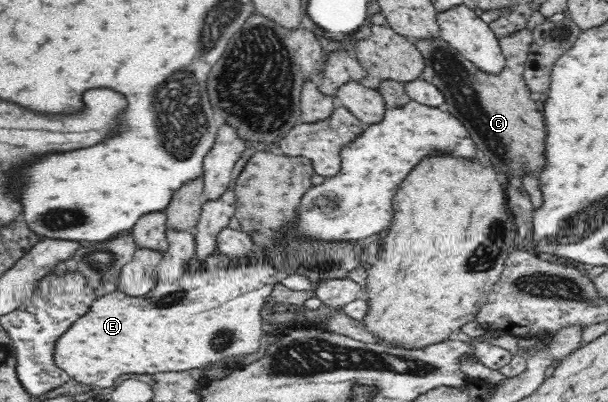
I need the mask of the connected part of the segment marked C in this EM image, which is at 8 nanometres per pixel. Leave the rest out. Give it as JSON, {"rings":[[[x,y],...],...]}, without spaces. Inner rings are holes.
{"rings":[[[528,29],[499,40],[502,53],[506,57],[506,68],[502,70],[502,74],[492,76],[479,71],[474,64],[454,50],[450,43],[441,38],[414,40],[426,63],[422,78],[444,93],[444,110],[458,116],[458,120],[466,124],[472,140],[478,144],[478,150],[482,152],[480,162],[484,166],[490,164],[498,174],[502,174],[508,180],[540,176],[548,164],[548,130],[545,116],[538,110],[535,95],[528,88],[523,75],[532,43],[533,31]]]}

